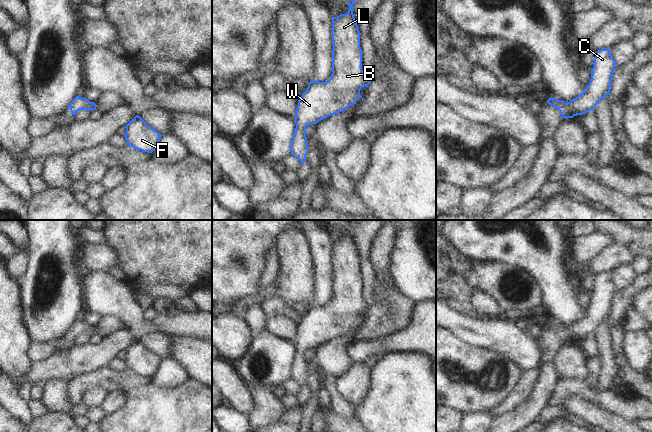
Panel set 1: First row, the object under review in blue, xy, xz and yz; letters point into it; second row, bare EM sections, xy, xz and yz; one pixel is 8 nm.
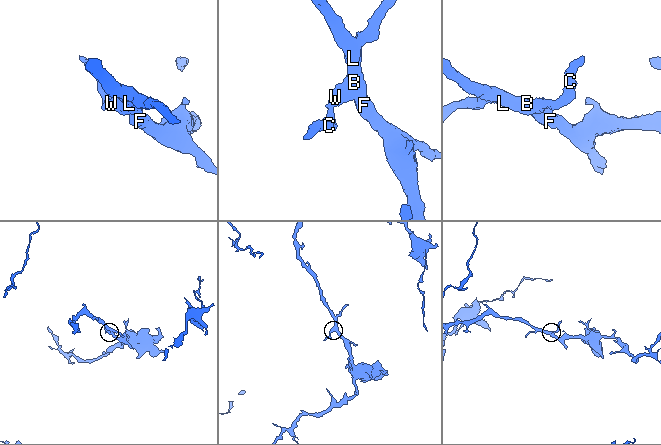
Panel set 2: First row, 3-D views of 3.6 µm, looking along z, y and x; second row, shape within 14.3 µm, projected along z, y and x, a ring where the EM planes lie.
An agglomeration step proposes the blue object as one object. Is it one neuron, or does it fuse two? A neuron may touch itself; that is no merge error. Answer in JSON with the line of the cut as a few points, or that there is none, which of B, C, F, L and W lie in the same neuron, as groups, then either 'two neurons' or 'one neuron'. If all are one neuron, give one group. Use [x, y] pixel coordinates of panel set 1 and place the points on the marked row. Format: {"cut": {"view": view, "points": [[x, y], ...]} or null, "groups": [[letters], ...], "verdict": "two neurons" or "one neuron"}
{"cut": null, "groups": [["B", "C", "F", "L", "W"]], "verdict": "one neuron"}

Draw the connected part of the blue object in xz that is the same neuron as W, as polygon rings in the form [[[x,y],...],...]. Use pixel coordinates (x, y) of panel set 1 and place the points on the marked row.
[[[348,0],[346,14],[332,17],[332,74],[325,82],[312,80],[298,100],[291,155],[301,163],[308,153],[306,126],[346,110],[356,103],[360,90],[370,84],[362,70],[360,31],[353,14],[355,0]]]

